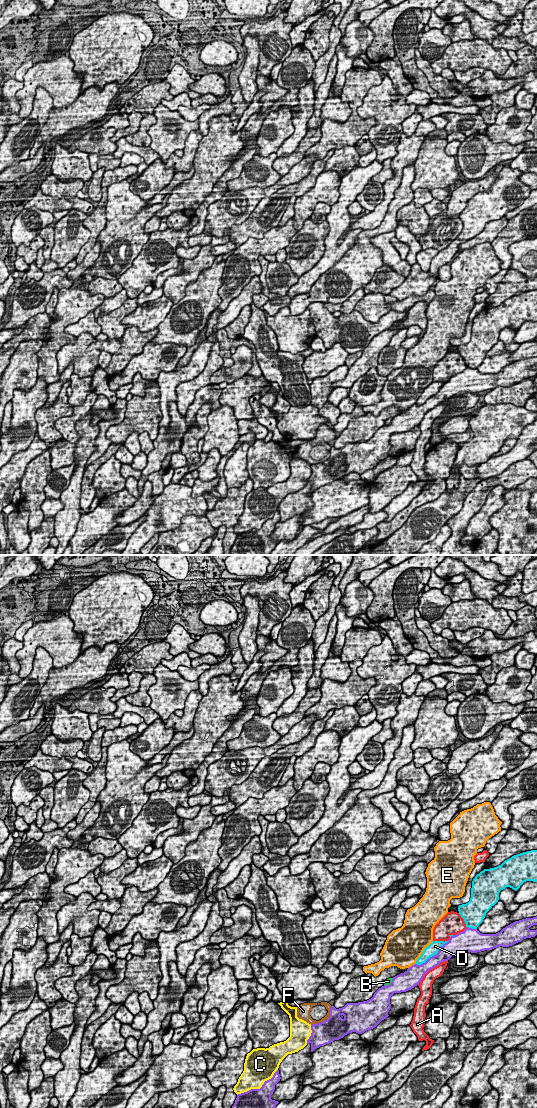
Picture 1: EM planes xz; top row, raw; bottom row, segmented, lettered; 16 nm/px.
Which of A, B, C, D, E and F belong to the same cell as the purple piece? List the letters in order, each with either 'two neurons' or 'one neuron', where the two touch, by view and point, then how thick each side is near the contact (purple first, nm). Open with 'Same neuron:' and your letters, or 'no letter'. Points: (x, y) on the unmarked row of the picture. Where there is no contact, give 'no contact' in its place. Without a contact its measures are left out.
Same neuron: no letter
A: two neurons; meets purple in xz at (430, 409); 280 nm thick on the purple side, 190 nm on the other
B: two neurons; meets purple in xz at (390, 423); 300 nm thick on the purple side, 90 nm on the other
C: two neurons; meets purple in xz at (258, 529); 500 nm thick on the purple side, 380 nm on the other
D: two neurons; meets purple in xz at (432, 396); 220 nm thick on the purple side, 180 nm on the other
E: two neurons; meets purple in xz at (412, 405); 300 nm thick on the purple side, 480 nm on the other
F: two neurons; meets purple in xz at (325, 460); 380 nm thick on the purple side, 90 nm on the other

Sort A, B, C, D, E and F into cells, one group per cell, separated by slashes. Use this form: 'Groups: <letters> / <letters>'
Groups: A / B / C / D / E / F

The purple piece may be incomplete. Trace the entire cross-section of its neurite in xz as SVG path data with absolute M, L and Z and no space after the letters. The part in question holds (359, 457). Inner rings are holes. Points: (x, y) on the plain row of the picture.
M537 356L515 361L496 374L482 374L477 369L466 367L463 372L451 376L438 393L425 403L414 404L404 413L393 417L392 422L379 428L371 439L358 443L347 443L339 449L332 446L330 457L327 460L311 464L312 473L307 480L307 484L311 484L311 492L349 473L362 474L375 468L389 456L390 438L394 433L406 432L419 425L429 410L448 401L455 394L459 392L477 393L499 386L512 386L523 379L535 377L537 369L529 369L533 365L537 365Z

